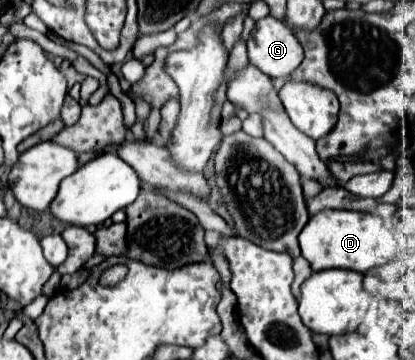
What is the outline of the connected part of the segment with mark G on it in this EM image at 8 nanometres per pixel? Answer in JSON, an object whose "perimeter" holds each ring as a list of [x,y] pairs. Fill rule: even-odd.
{"perimeter":[[[265,16],[257,20],[247,40],[247,56],[269,78],[289,78],[303,60],[303,48],[281,20]]]}

